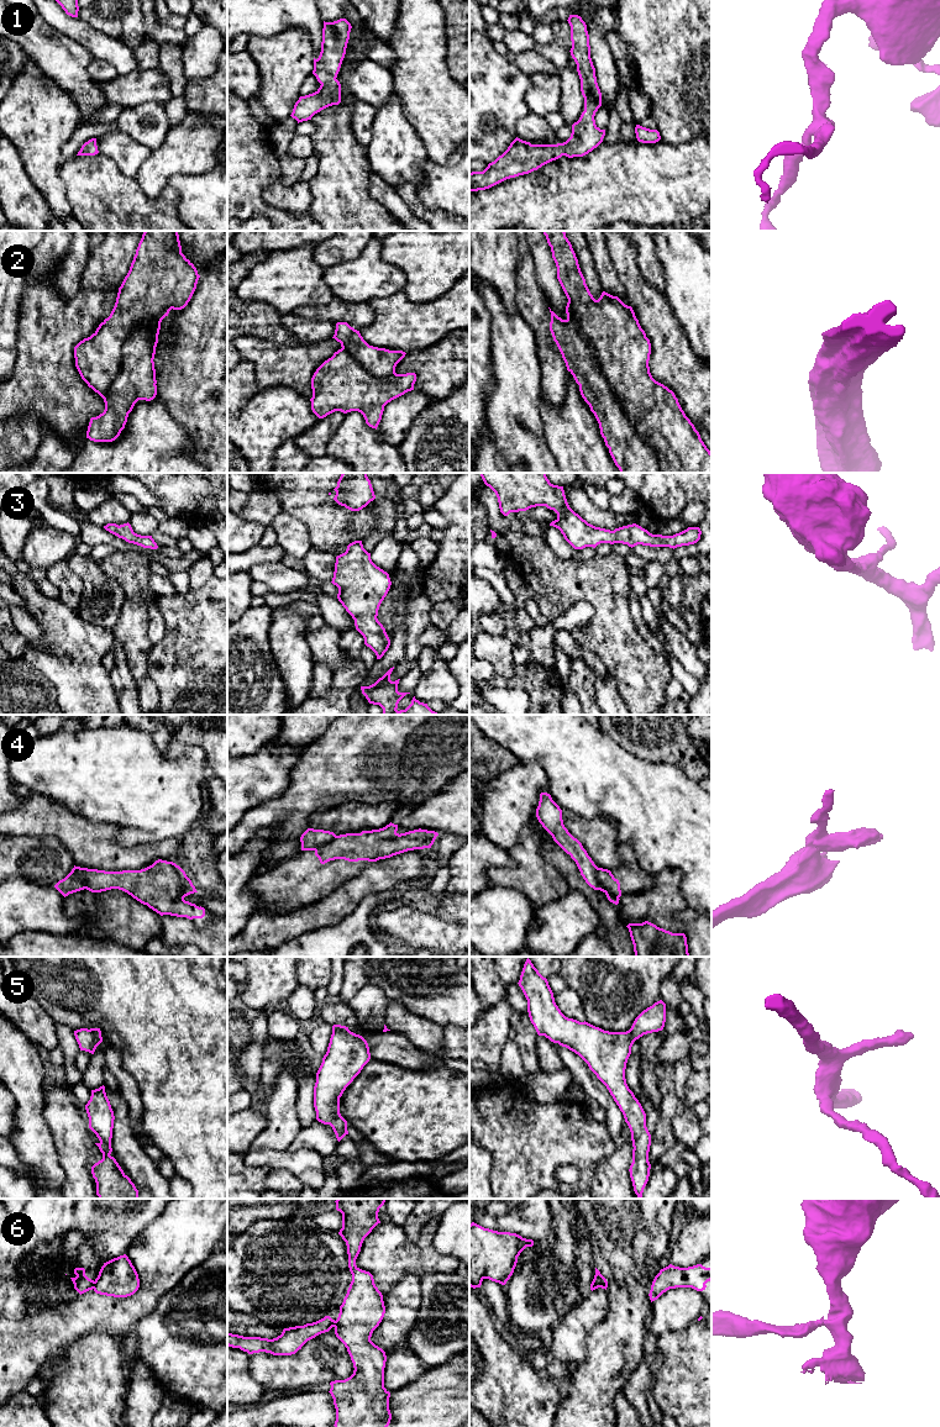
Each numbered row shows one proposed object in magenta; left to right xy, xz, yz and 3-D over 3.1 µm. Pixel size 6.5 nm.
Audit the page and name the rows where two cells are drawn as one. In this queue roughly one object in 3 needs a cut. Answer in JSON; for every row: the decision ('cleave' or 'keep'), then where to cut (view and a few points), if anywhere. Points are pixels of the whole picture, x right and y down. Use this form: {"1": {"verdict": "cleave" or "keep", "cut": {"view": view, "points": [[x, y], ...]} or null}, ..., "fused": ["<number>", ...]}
{"1": {"verdict": "keep", "cut": null}, "2": {"verdict": "keep", "cut": null}, "3": {"verdict": "keep", "cut": null}, "4": {"verdict": "cleave", "cut": {"view": "yz", "points": [[597, 868], [597, 879], [600, 886], [618, 898]]}}, "5": {"verdict": "keep", "cut": null}, "6": {"verdict": "cleave", "cut": {"view": "xy", "points": [[93, 1281], [94, 1288]]}}, "fused": ["4", "6"]}

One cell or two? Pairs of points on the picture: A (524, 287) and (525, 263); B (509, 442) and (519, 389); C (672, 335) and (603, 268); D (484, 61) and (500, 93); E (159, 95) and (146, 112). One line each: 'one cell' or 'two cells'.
A: one cell
B: one cell
C: two cells
D: one cell
E: two cells

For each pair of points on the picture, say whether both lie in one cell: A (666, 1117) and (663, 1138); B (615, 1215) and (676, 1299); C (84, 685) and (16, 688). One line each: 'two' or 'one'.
A: one
B: two
C: two

